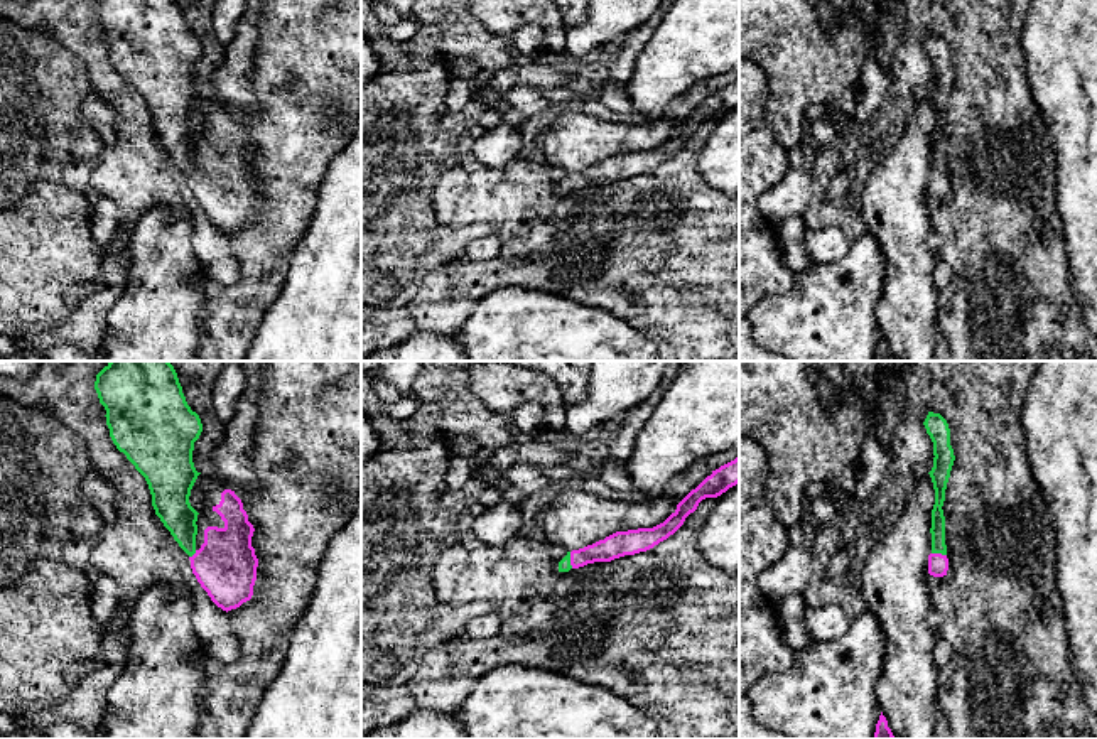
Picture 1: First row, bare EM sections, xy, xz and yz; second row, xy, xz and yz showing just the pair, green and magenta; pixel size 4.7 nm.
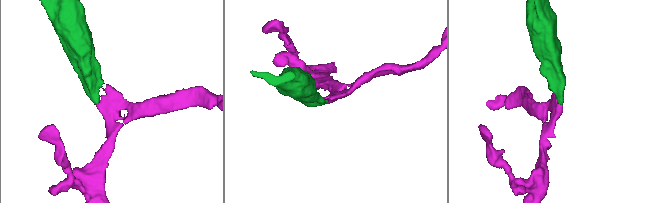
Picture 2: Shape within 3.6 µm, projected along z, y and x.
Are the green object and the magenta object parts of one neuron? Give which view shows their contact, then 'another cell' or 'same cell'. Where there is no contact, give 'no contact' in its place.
xz | same cell

